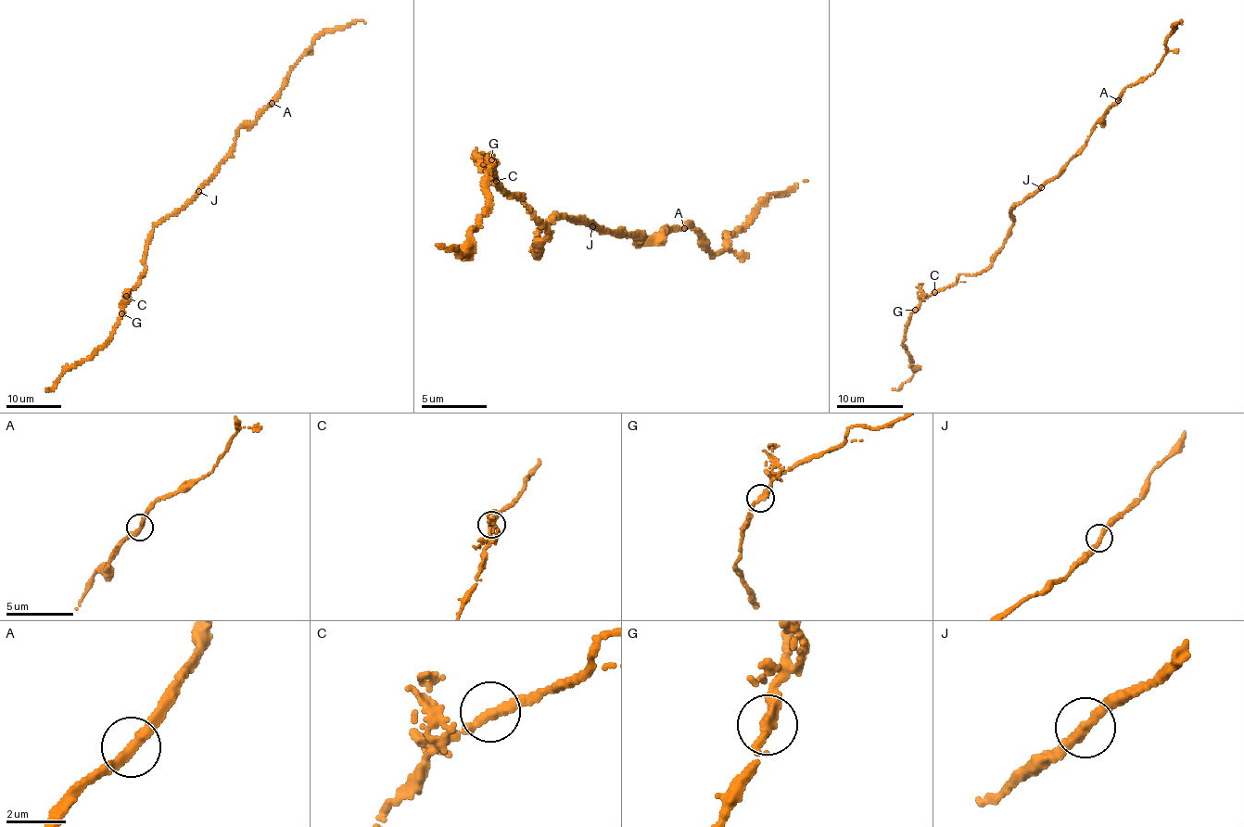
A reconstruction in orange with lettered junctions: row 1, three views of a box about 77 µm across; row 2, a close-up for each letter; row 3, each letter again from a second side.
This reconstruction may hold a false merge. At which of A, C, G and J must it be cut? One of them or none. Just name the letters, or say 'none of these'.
none of these

